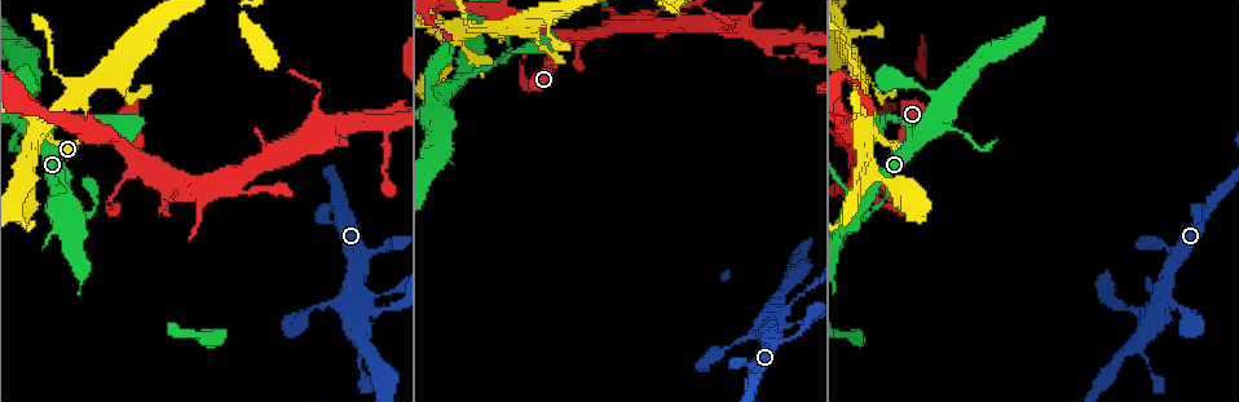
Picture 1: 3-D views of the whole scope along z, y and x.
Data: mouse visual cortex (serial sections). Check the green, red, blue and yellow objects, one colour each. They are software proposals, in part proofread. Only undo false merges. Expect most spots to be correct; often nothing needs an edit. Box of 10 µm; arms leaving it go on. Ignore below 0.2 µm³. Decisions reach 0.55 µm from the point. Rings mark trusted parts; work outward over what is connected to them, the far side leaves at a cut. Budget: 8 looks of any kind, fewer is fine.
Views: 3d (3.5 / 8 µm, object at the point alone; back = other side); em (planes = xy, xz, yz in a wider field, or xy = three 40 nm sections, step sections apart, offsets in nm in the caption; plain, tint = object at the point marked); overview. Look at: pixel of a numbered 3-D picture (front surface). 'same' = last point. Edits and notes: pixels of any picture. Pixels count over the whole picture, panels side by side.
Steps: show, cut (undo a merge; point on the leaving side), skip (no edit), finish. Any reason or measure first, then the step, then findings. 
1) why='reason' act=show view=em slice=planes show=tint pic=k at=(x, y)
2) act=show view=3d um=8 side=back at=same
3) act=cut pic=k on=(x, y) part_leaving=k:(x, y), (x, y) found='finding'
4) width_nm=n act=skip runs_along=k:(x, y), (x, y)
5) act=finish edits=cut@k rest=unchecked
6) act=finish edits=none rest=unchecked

why='three arms meet' act=show view=3d um=3.5 pic=1 at=(559, 38)

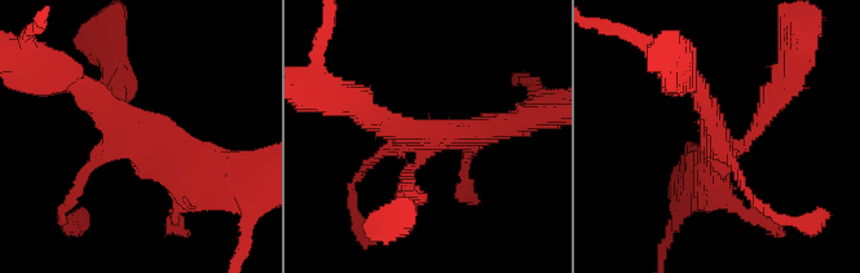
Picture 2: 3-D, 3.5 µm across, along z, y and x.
why='now the EM' act=show view=em slice=xy step=1 show=tint pic=2 at=(145, 144)

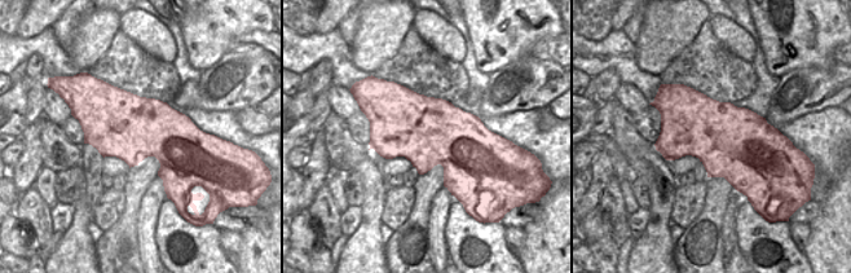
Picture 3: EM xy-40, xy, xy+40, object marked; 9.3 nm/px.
act=skip runs_along=2:(405, 194), (432, 137), (512, 124) found='continuous, no second cell'

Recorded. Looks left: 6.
why='thick turns thin' act=show view=3d um=3.5 side=back pic=1 at=(72, 92)

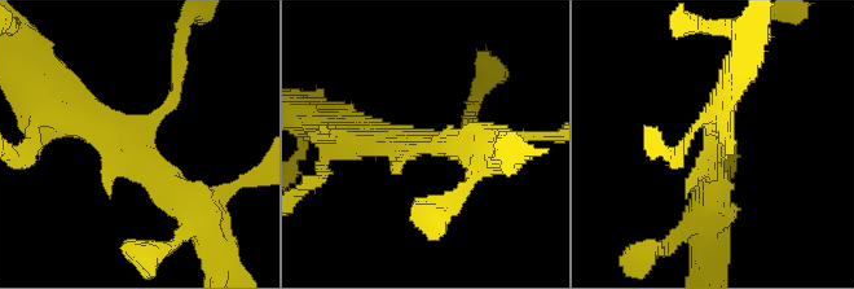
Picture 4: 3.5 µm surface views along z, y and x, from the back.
why='now the EM' act=show view=em slice=xy step=1 show=tint pic=4 at=(421, 144)

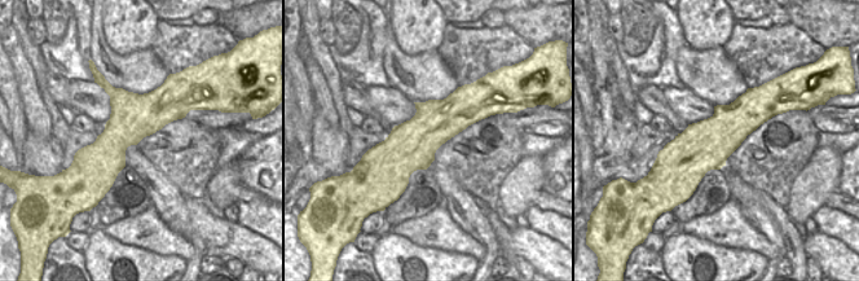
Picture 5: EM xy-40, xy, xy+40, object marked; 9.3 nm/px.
act=skip runs_along=4:(192, 213), (117, 136), (53, 113) found='continuous, no second cell'

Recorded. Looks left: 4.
why='four-way junction' act=show view=3d um=8 pic=1 at=(356, 308)

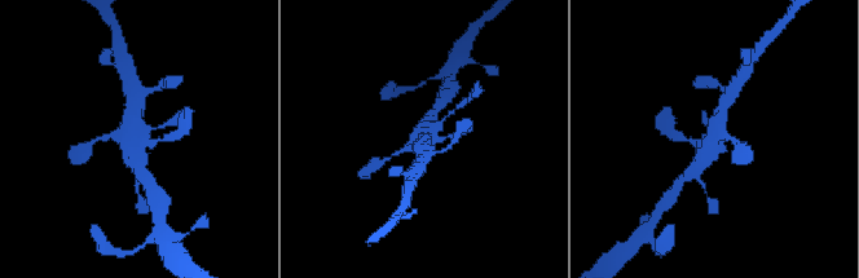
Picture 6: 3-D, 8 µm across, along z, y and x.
act=show view=em slice=xy step=1 show=tint at=same

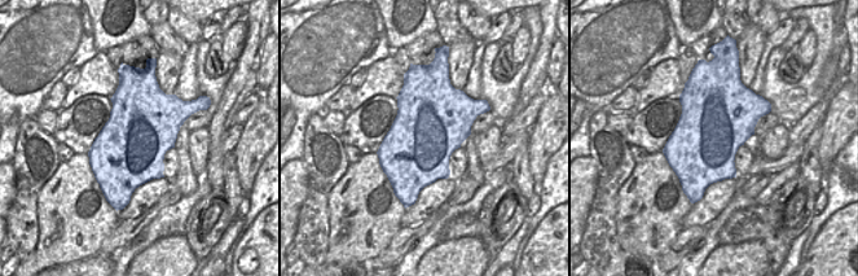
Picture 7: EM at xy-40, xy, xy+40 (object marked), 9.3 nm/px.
act=skip runs_along=6:(723, 105), (713, 144), (692, 172) found='one cell here'

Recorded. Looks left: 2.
act=finish edits=none rest=unchecked

